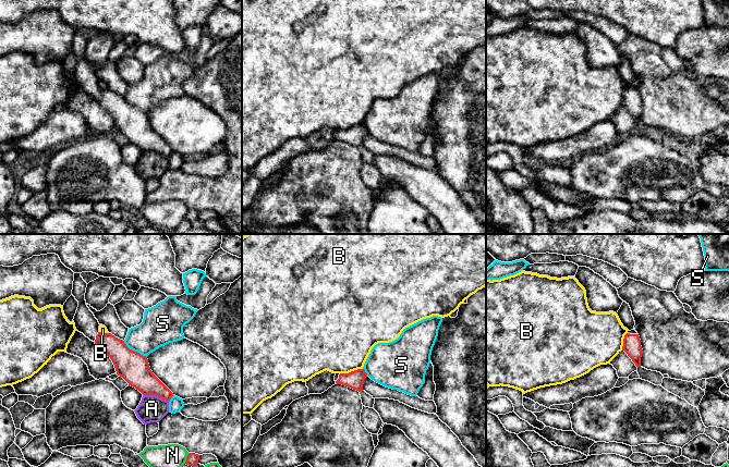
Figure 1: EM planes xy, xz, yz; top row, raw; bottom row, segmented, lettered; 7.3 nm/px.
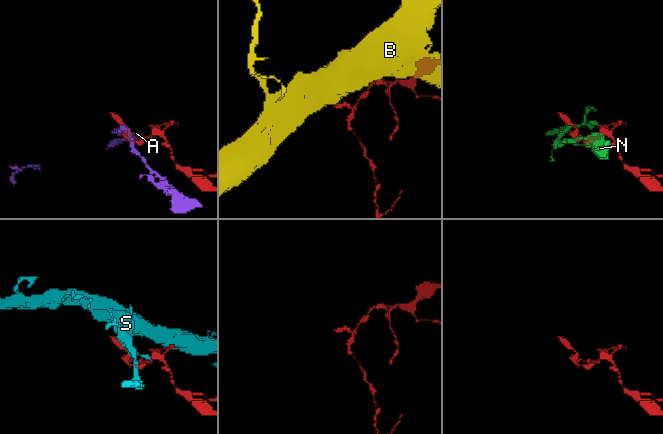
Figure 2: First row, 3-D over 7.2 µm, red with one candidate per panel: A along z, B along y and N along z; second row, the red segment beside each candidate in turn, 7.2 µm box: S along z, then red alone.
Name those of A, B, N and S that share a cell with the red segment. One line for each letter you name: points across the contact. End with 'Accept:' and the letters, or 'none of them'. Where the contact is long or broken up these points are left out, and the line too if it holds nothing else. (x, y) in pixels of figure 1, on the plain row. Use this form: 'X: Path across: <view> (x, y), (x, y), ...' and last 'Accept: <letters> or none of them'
Accept: none of them

